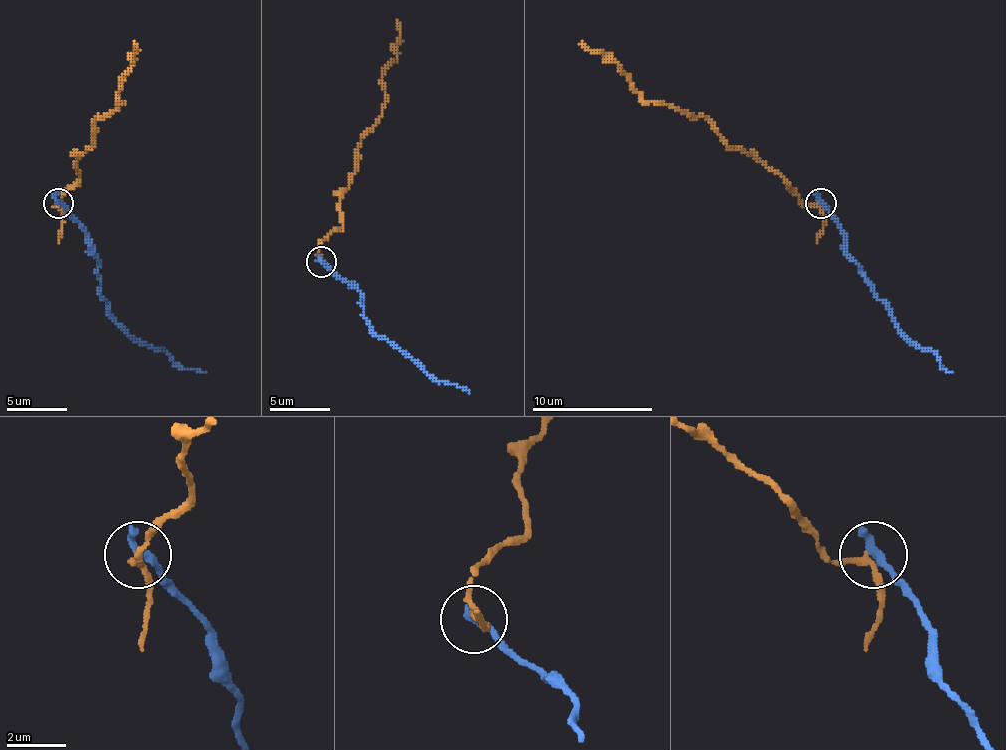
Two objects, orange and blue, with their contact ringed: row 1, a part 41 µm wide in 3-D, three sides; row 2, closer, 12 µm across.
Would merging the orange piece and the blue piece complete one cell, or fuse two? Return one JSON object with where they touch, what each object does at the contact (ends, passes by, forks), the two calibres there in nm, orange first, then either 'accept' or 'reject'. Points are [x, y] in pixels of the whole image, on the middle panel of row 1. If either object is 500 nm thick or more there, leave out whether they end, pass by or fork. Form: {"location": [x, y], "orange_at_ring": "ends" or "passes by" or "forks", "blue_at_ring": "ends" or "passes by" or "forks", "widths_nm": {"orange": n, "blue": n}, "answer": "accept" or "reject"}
{"location": [321, 261], "orange_at_ring": "passes by", "blue_at_ring": "ends", "widths_nm": {"orange": 180, "blue": 340}, "answer": "reject"}

